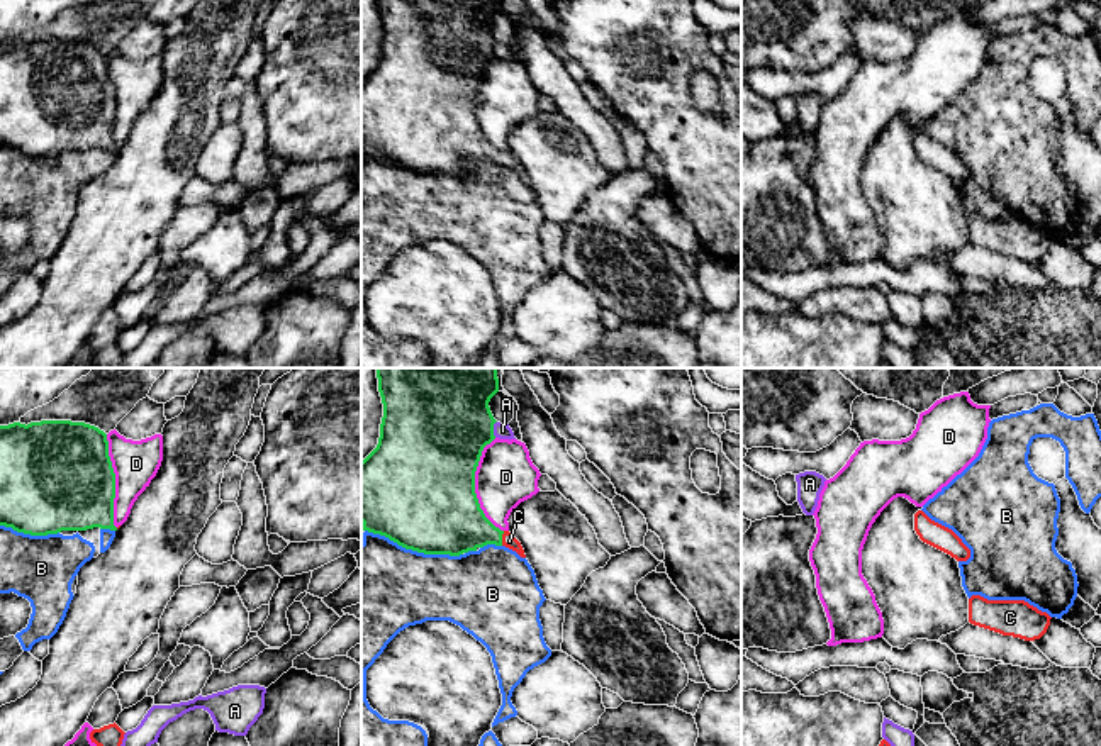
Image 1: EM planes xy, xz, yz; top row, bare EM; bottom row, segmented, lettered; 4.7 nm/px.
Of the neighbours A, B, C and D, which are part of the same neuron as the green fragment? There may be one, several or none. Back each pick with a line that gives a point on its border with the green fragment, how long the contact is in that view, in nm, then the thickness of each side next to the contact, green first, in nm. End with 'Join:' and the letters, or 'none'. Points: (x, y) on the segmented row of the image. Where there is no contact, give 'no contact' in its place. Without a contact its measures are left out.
C: xz (501, 538) | 70 nm | 300/70 nm
Join: C

